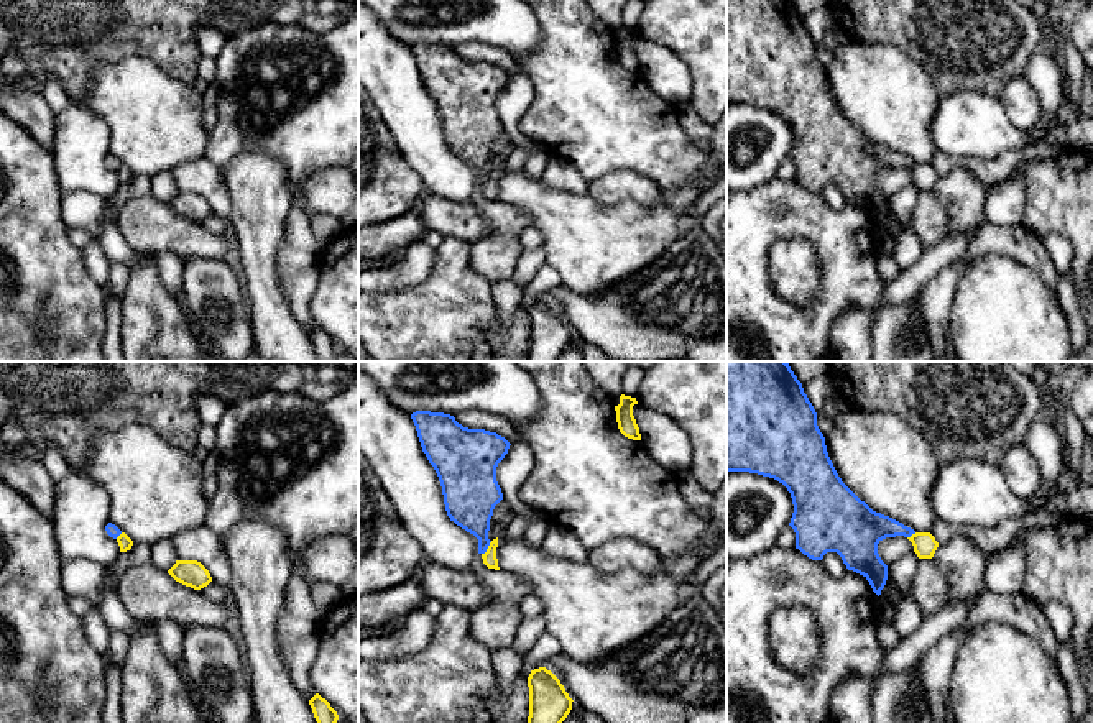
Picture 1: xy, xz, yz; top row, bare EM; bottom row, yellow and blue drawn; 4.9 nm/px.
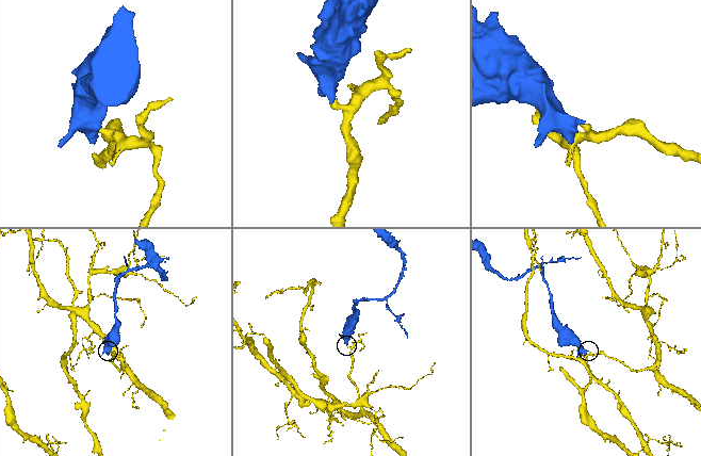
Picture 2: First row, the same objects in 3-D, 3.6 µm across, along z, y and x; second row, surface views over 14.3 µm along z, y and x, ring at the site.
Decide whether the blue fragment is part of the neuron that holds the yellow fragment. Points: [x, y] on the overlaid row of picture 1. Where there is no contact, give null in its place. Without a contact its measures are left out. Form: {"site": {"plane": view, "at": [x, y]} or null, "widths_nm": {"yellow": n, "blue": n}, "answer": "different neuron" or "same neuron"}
{"site": {"plane": "xz", "at": [488, 548]}, "widths_nm": {"yellow": 70, "blue": 240}, "answer": "different neuron"}

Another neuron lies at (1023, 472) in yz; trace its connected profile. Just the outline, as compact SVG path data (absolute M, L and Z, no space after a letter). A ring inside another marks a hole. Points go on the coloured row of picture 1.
M1024 442L1011 447L999 462L1009 488L1024 500L1029 500L1040 486L1040 465Z

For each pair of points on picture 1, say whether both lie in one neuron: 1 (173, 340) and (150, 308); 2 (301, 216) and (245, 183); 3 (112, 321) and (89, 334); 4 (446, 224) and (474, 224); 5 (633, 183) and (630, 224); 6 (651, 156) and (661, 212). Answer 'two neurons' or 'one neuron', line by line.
1: one neuron
2: two neurons
3: two neurons
4: one neuron
5: two neurons
6: two neurons

